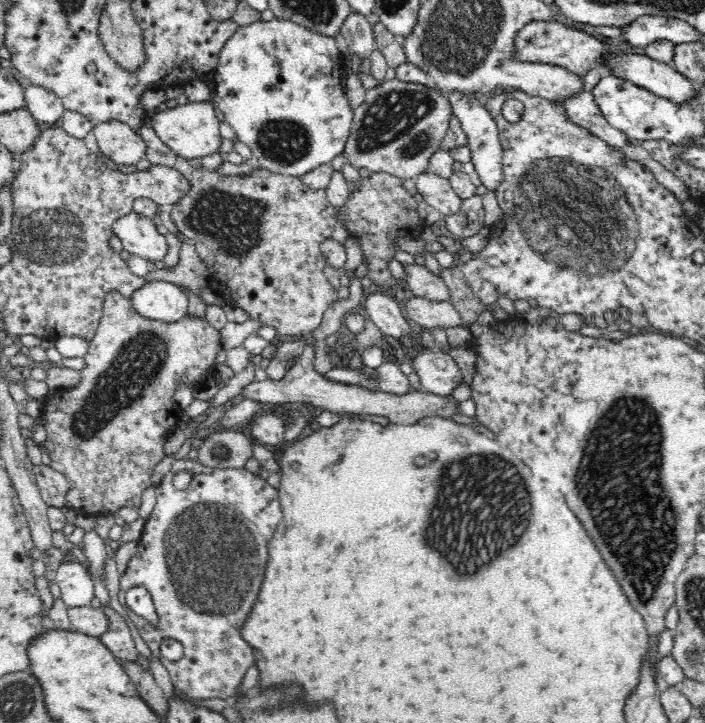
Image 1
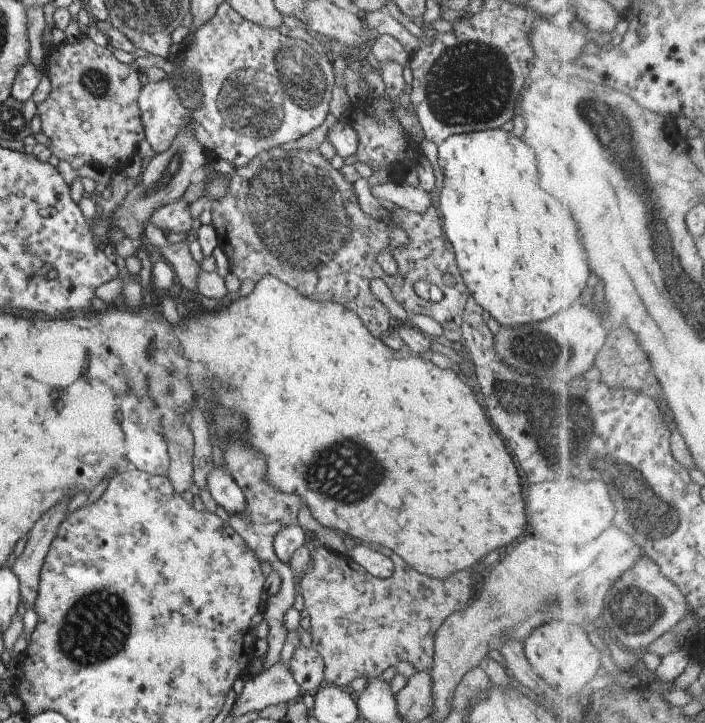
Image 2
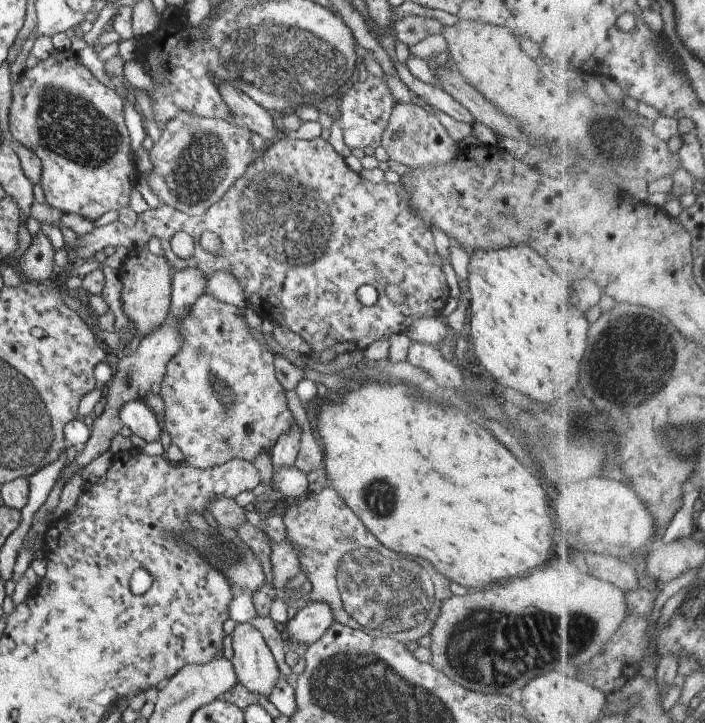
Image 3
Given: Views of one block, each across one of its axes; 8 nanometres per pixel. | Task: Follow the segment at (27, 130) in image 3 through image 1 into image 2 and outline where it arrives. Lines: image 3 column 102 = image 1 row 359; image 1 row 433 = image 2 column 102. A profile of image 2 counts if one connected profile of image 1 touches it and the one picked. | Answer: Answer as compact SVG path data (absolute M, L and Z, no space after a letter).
M85 35L80 36L78 42L59 44L45 57L51 90L46 100L37 105L37 112L41 120L41 132L51 140L52 154L60 160L66 160L74 170L84 164L109 168L112 174L124 169L136 154L140 142L145 139L138 104L140 89L145 83L142 73L131 65L120 62L112 53L111 46L97 45Z

